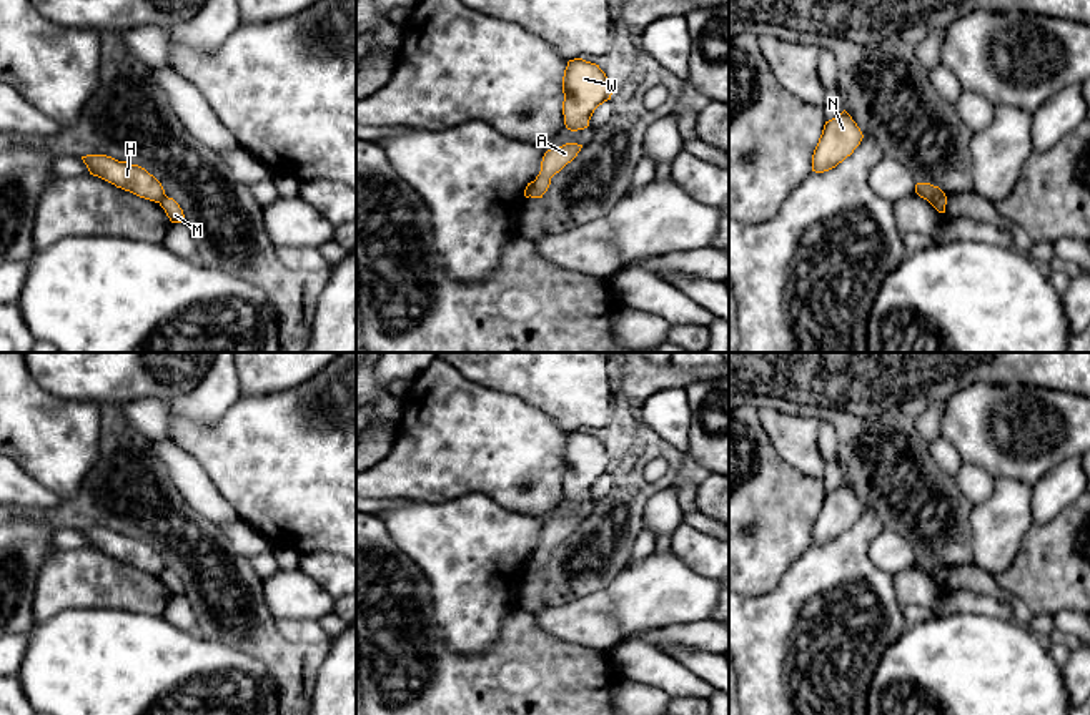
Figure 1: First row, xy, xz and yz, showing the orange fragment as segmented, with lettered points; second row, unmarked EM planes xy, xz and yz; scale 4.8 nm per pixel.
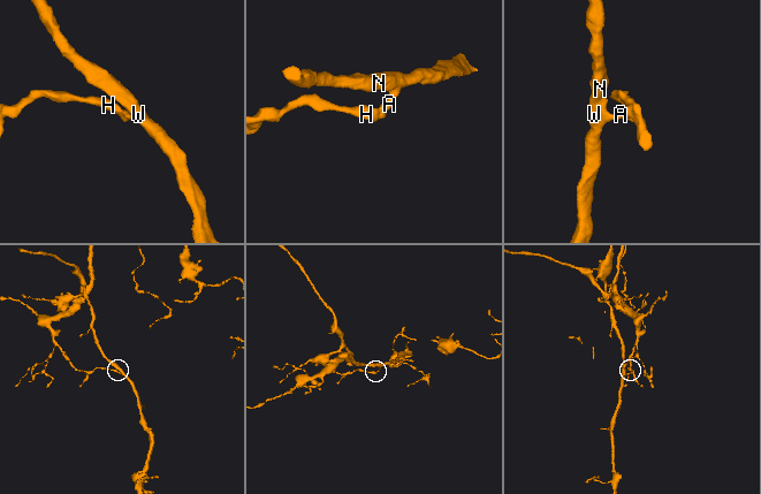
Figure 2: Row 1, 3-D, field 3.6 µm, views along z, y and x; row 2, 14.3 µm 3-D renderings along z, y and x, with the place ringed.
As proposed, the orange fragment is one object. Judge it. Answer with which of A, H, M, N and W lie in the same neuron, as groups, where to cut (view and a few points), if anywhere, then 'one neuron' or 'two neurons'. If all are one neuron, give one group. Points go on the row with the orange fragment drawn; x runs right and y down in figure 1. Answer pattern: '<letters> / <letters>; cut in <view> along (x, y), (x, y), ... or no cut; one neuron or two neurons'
A M N W / H; cut in yz along (946, 197), (929, 202); two neurons

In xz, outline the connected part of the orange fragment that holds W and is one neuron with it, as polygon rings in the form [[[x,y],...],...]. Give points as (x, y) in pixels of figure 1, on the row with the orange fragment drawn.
[[[574,58],[564,70],[562,93],[564,125],[577,131],[587,128],[594,110],[611,100],[612,88],[599,65]]]

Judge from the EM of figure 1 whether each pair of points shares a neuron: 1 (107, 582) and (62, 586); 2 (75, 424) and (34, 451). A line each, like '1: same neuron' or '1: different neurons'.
1: same neuron
2: same neuron

